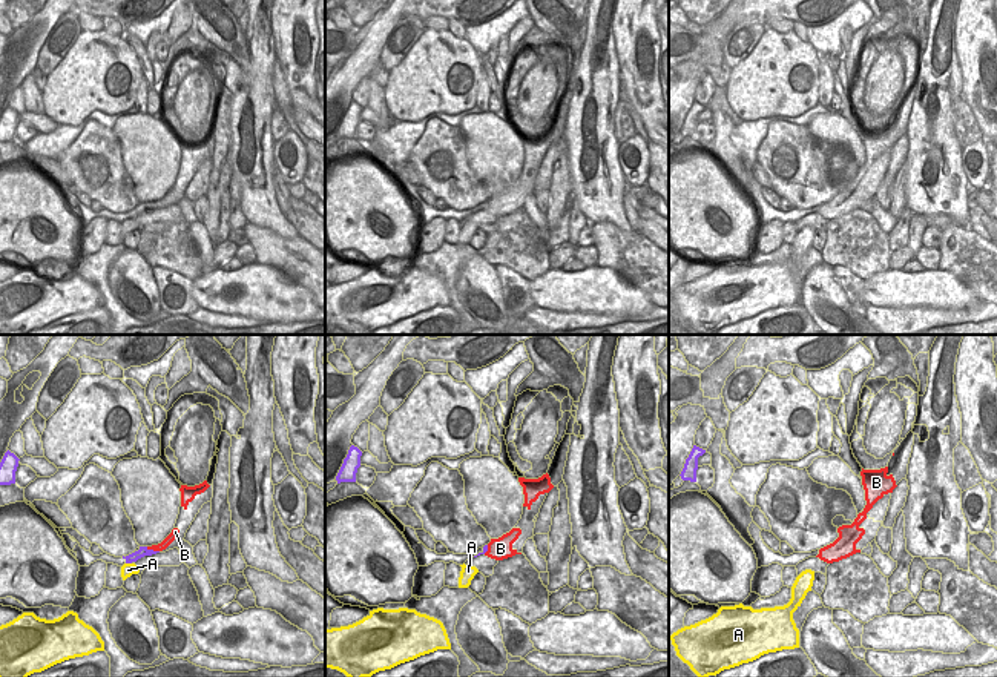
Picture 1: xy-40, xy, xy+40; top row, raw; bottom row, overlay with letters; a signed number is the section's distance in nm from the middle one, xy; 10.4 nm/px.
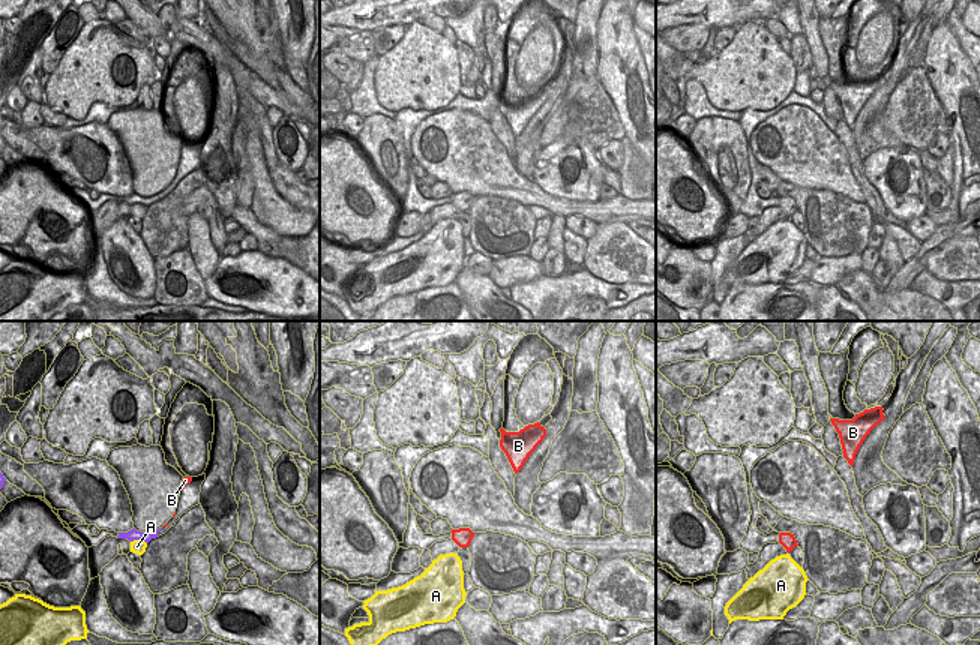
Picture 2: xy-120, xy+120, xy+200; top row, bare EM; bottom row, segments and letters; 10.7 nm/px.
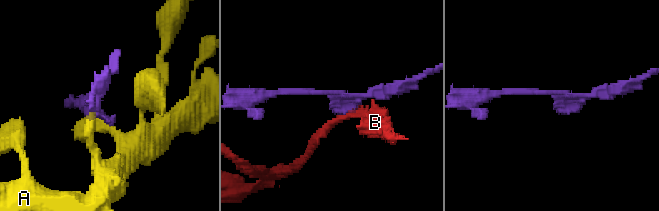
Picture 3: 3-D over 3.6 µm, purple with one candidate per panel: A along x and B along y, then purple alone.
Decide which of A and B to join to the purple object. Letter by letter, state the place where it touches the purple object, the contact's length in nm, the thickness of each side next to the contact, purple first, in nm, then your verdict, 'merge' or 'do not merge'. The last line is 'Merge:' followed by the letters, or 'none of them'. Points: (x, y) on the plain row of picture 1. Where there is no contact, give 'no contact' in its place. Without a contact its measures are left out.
A: contact xy-40 (129, 218); length 70 nm; calibres 100 and 140 nm; do not merge
B: contact xy-40 (152, 206); length 150 nm; calibres 100 and 90 nm; do not merge
Merge: none of them

